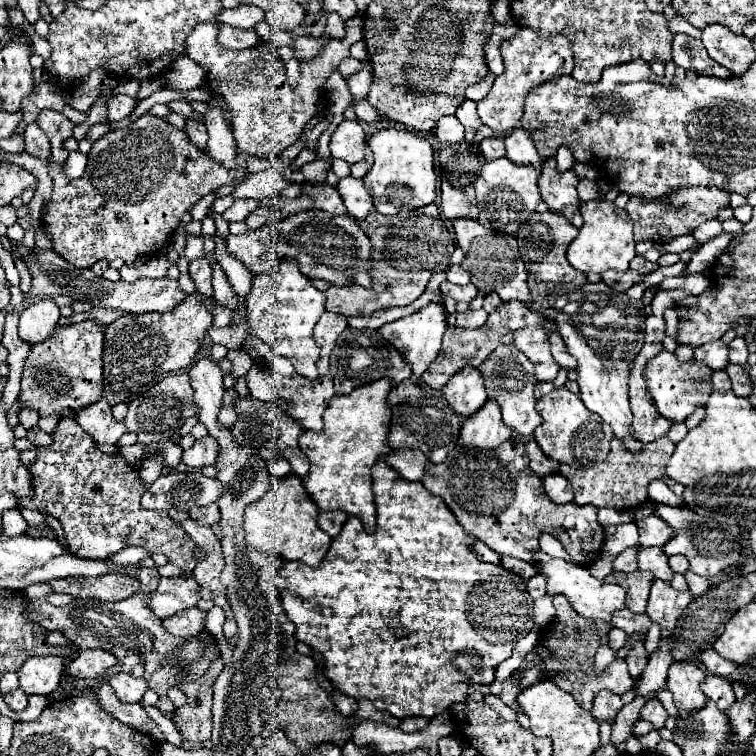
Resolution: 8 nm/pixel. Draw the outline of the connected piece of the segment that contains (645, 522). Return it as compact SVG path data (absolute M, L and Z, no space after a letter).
M655 514L639 518L635 524L639 528L639 546L663 546L665 540L673 536L673 528L669 528L669 524Z

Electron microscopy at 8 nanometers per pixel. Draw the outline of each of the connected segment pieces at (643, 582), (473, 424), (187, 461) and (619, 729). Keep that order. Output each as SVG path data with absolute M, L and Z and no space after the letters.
M613 572L609 574L605 580L607 582L615 582L619 586L623 586L627 590L627 598L625 598L625 606L635 612L635 614L643 614L645 606L647 606L647 598L649 598L649 588L653 582L653 574L649 572Z
M487 400L485 408L469 416L459 434L459 446L473 446L473 448L487 448L495 450L503 442L511 440L513 430L507 428L501 420L501 410L493 400Z
M205 436L195 440L195 444L183 452L181 462L189 468L203 468L203 466L211 466L215 458L217 458L217 444L213 444L211 436Z
M635 698L627 706L623 706L615 718L613 732L611 732L611 742L613 744L623 744L631 734L633 734L633 724L639 720L639 710L643 708L647 700L645 698Z

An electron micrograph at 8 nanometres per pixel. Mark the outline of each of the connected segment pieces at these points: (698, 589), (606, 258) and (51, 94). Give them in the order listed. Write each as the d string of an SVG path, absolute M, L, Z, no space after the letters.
M685 572L685 580L687 580L687 584L689 584L689 592L691 592L693 596L701 596L701 594L705 594L705 592L709 590L709 582L707 582L707 578L697 576L695 572Z
M589 200L581 202L579 212L585 224L579 230L579 236L567 248L567 260L573 268L581 272L605 272L609 268L625 272L629 262L635 258L635 240L633 240L633 220L621 208L607 200Z
M35 86L35 90L29 96L25 96L25 100L21 102L21 110L23 110L21 128L25 128L27 124L35 122L37 114L43 108L59 110L75 124L83 123L89 114L89 111L80 112L66 105L59 88L55 88L55 86Z

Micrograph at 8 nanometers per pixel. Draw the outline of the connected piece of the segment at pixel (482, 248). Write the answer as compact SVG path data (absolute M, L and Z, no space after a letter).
M469 218L457 220L453 224L453 228L457 234L457 244L465 252L465 260L461 262L461 266L471 274L471 282L479 288L479 292L481 294L495 292L505 302L519 300L521 304L525 304L525 308L533 310L531 308L533 300L531 300L531 292L529 292L529 284L527 284L529 274L525 272L525 266L521 264L521 256L517 250L517 238L509 236L509 234L493 232L493 230L481 226L477 220L469 220Z

